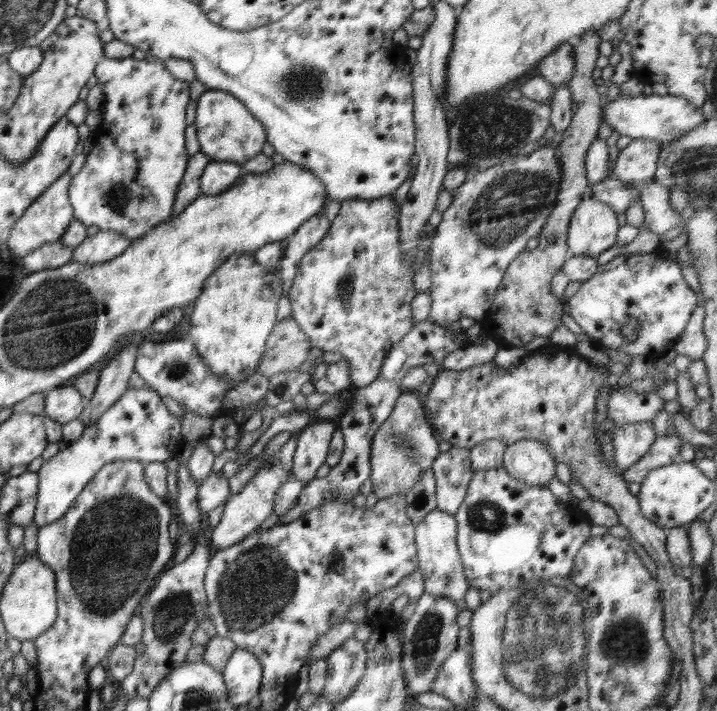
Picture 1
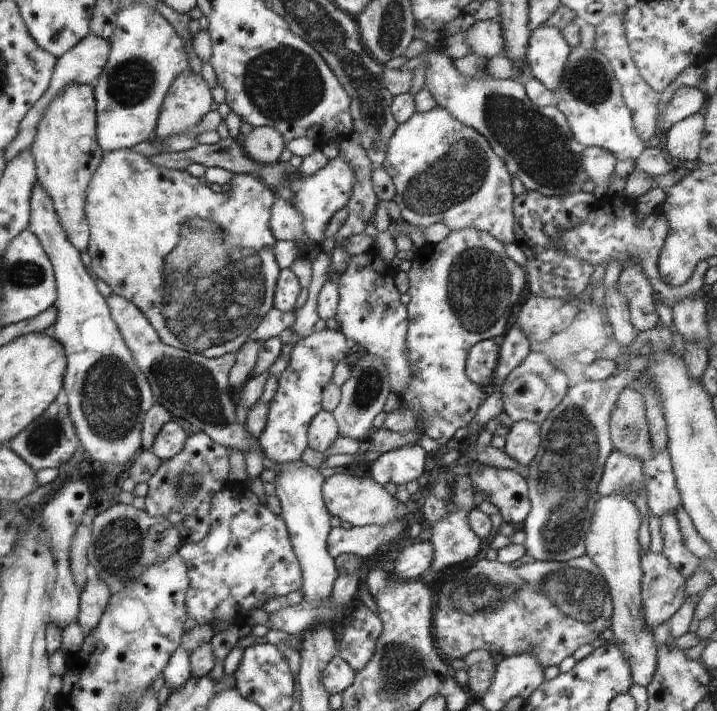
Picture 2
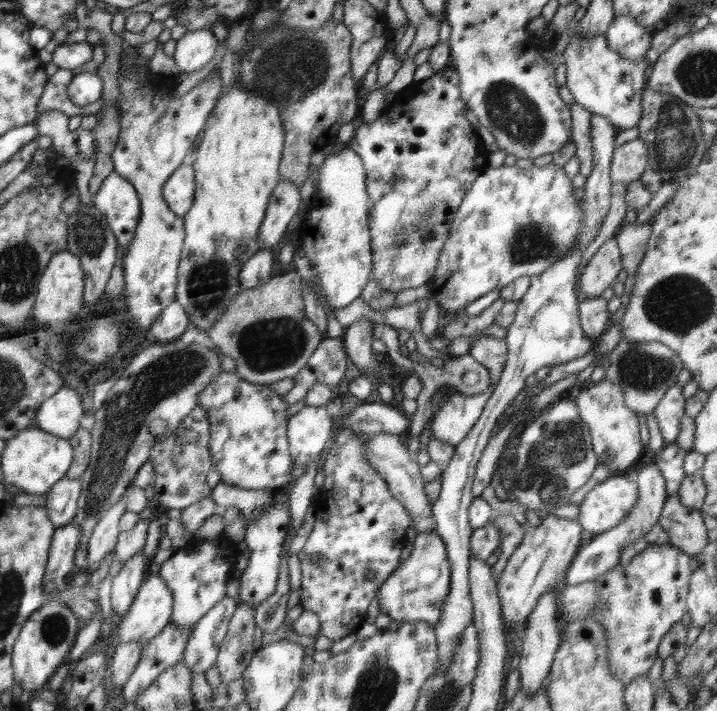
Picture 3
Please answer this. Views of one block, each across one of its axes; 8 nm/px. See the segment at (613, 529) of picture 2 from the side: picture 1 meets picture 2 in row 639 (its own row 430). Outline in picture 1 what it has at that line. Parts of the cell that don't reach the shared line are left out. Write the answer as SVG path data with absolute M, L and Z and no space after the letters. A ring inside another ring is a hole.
M650 421L616 427L612 434L615 464L622 471L636 464L656 440Z

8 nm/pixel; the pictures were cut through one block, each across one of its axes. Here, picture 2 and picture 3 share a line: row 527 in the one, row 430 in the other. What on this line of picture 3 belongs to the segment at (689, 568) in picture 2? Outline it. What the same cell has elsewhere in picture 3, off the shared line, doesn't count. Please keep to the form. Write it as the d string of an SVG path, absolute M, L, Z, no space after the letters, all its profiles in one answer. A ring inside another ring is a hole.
M672 385L666 393L659 406L653 411L656 422L661 430L661 436L665 443L671 443L676 440L680 432L680 422L685 416L685 403L687 398L682 394L683 386Z

